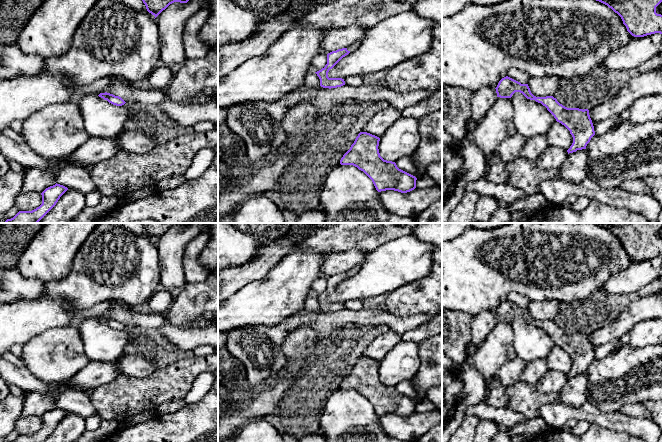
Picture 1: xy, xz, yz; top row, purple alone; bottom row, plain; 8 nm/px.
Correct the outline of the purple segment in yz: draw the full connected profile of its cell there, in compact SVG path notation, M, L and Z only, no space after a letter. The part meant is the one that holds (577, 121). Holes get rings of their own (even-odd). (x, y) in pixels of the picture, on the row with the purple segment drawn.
M508 76L502 78L495 89L497 97L511 98L515 92L520 92L527 99L535 100L545 106L556 121L564 125L573 137L573 143L567 150L568 154L586 149L595 135L588 109L567 108L553 96L536 97L531 93L528 84L521 84Z

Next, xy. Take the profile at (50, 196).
M57 183L46 188L41 193L42 204L39 207L32 211L19 211L13 218L7 219L5 223L38 223L67 190L67 187Z

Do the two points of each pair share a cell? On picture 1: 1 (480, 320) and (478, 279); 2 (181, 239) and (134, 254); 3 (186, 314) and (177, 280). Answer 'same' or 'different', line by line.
1: different
2: different
3: different

